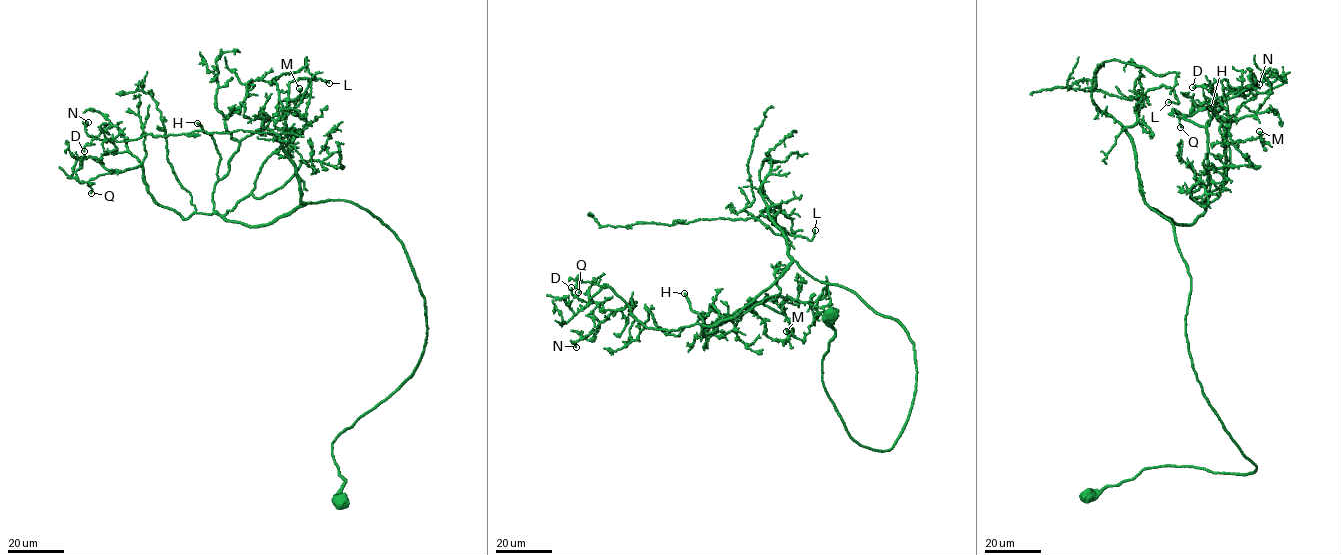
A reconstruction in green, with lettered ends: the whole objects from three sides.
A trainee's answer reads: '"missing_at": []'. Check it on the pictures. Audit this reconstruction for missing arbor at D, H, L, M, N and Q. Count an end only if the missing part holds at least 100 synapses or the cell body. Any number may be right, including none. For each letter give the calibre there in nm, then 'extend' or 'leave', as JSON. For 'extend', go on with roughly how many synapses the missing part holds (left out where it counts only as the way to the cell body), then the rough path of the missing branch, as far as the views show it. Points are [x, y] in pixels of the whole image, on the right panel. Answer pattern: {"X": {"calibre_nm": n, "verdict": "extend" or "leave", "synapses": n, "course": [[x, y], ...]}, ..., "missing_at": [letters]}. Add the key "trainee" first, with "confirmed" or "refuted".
{"trainee": "refuted", "D": {"calibre_nm": 160, "verdict": "leave"}, "H": {"calibre_nm": 280, "verdict": "extend", "synapses": 170, "course": [[1210, 108], [1208, 101], [1260, 87], [1271, 75], [1269, 68], [1275, 69], [1270, 56], [1275, 52]]}, "L": {"calibre_nm": 190, "verdict": "leave"}, "M": {"calibre_nm": 320, "verdict": "leave"}, "N": {"calibre_nm": 200, "verdict": "leave"}, "Q": {"calibre_nm": 170, "verdict": "leave"}, "missing_at": ["H"]}

